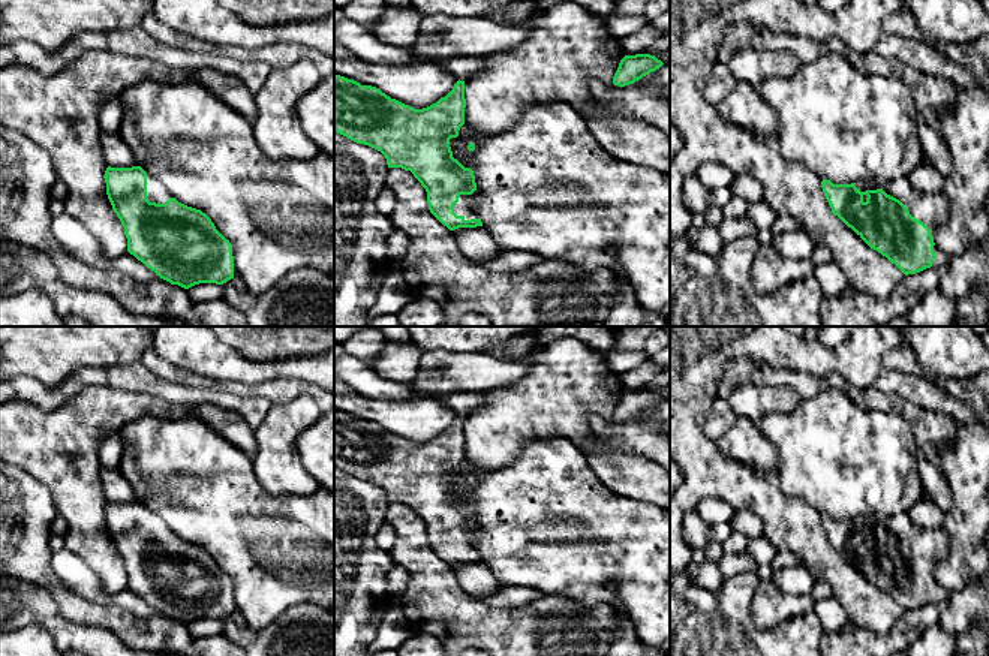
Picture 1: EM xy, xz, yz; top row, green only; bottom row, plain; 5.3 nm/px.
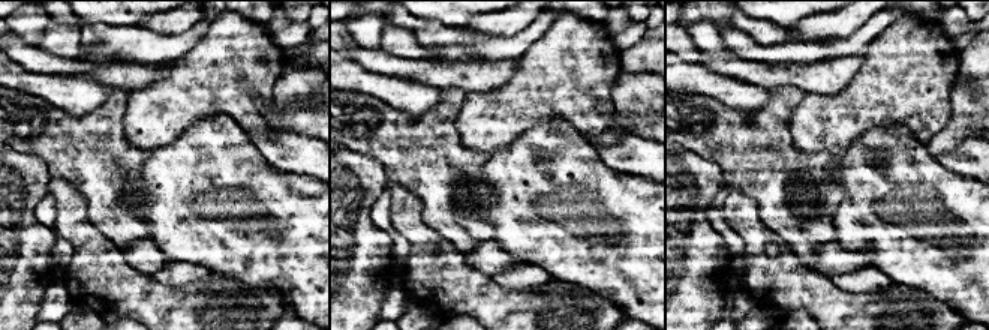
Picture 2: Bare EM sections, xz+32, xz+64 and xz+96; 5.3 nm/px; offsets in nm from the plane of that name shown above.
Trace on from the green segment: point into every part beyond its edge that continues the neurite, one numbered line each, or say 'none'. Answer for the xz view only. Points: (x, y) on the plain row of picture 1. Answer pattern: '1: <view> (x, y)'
1: xz (462, 542)

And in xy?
1: xy (156, 527)

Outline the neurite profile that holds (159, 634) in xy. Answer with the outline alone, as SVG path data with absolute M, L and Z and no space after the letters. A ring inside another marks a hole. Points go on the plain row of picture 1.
M78 596L70 605L58 605L58 611L73 623L108 628L135 650L199 656L187 625L160 613L153 617L135 617L115 605L102 607Z

